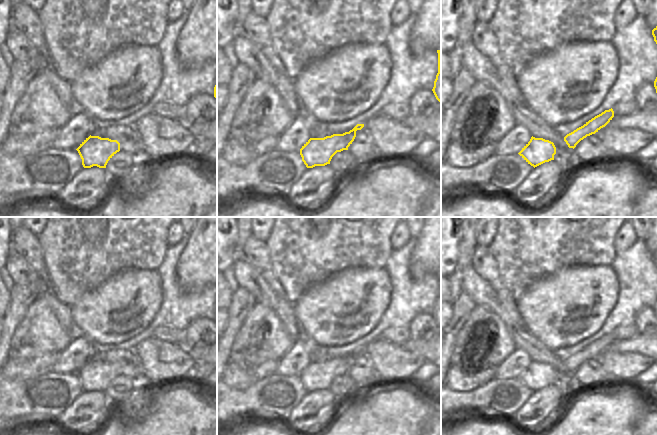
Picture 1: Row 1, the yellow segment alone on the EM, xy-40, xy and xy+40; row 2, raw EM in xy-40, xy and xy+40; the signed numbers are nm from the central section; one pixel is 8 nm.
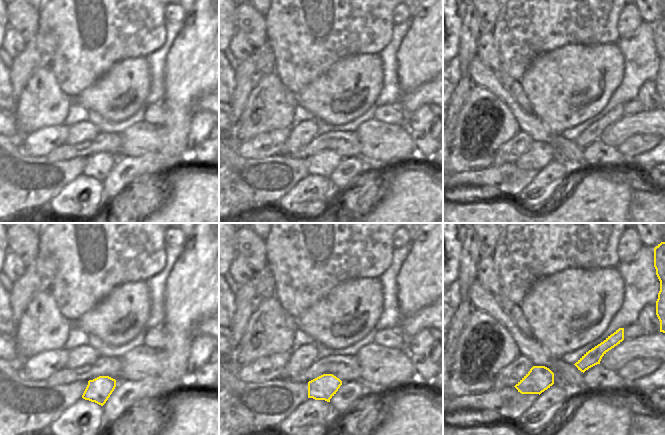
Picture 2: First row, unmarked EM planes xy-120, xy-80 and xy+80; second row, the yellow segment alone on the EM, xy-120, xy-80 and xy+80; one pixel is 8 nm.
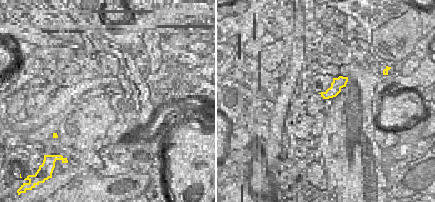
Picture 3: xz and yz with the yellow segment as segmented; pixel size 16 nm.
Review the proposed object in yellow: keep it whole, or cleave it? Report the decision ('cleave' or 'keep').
keep

